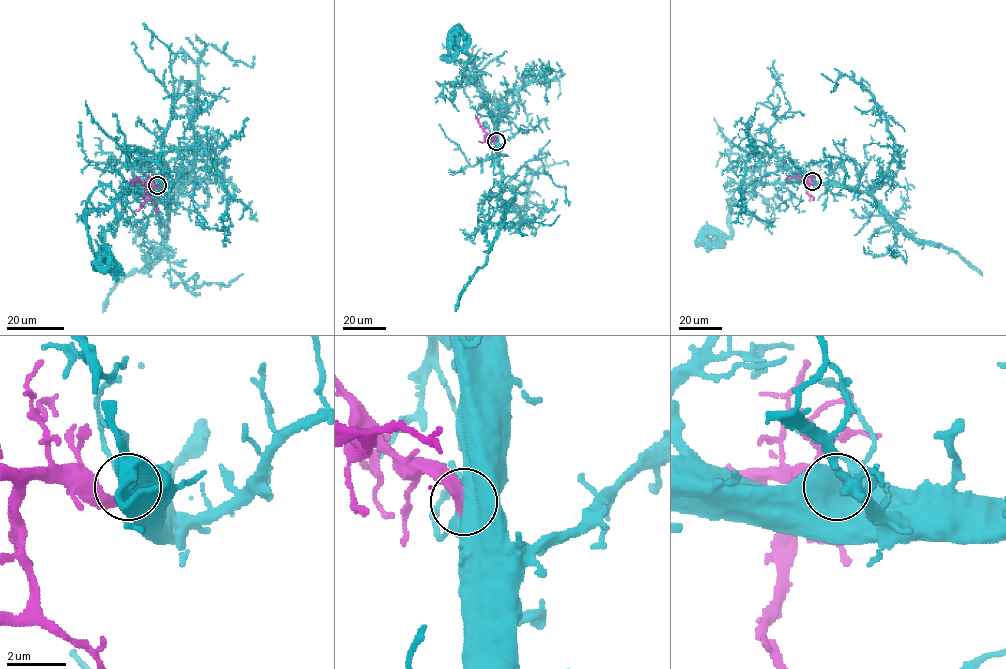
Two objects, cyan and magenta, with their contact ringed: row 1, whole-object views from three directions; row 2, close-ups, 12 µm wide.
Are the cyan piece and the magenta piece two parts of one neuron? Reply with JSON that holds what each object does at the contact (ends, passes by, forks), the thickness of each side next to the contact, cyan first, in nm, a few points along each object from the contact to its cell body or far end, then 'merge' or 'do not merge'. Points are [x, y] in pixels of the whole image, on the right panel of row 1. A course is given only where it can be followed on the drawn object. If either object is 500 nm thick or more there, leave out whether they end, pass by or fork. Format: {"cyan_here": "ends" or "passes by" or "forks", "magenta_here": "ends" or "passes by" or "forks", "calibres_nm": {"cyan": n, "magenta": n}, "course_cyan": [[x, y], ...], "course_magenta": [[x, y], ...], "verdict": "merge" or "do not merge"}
{"cyan_here": "forks", "magenta_here": "ends", "calibres_nm": {"cyan": 340, "magenta": 340}, "course_cyan": [[812, 181], [872, 191], [894, 152], [887, 119], [875, 98], [846, 76], [832, 92], [836, 84]], "course_magenta": [[812, 181], [807, 181], [807, 193], [814, 198], [812, 200]], "verdict": "merge"}

